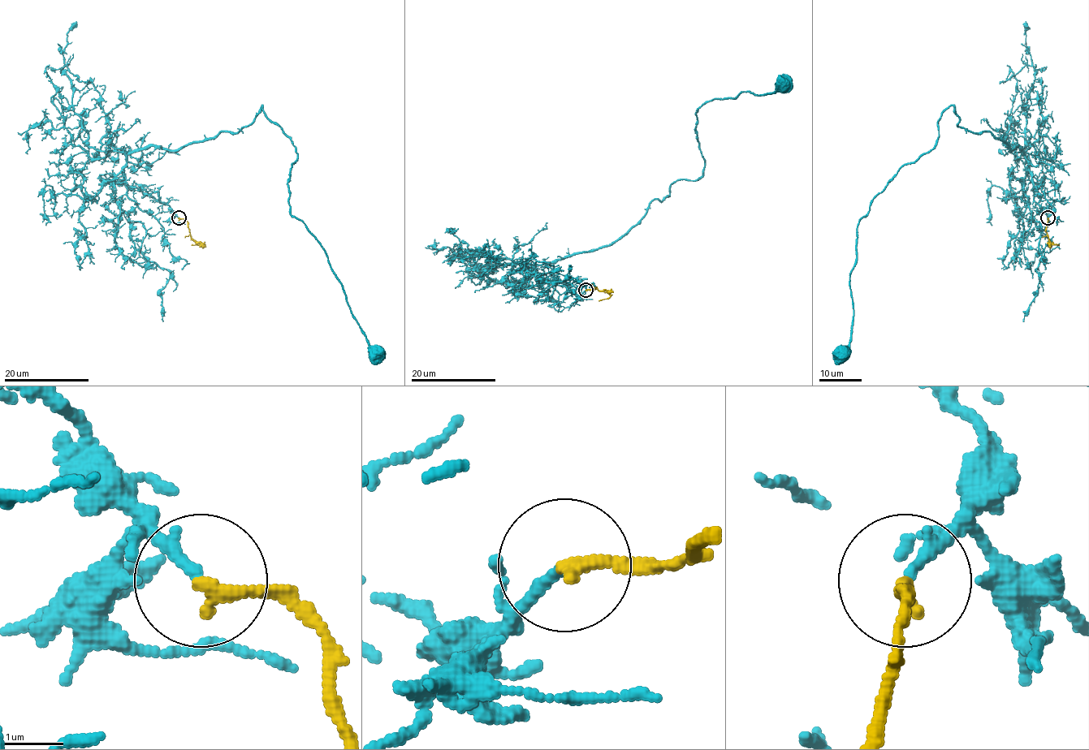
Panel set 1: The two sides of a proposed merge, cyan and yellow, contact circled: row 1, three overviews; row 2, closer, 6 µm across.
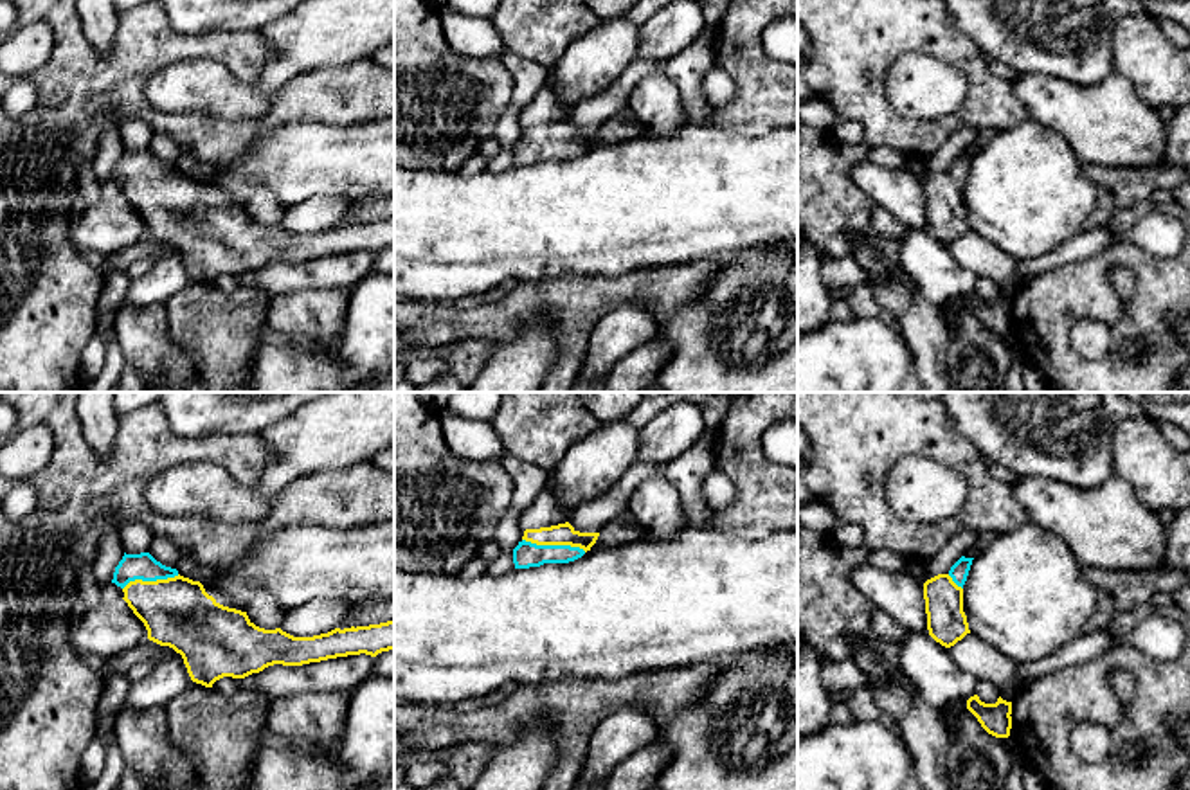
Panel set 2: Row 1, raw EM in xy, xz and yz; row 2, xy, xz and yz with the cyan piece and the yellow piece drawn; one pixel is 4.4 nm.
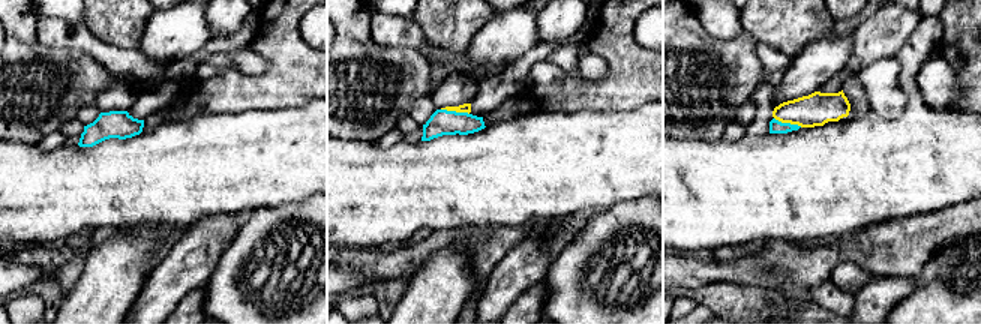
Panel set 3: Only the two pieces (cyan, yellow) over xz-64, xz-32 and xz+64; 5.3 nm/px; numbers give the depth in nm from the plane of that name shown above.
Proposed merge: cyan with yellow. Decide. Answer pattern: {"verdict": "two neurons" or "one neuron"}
{"verdict": "one neuron"}

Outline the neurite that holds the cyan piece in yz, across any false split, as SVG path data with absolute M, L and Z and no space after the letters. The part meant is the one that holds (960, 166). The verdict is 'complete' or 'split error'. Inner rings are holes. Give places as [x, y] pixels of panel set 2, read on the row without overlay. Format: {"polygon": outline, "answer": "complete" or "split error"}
{"polygon": "M961 153L947 171L938 171L924 180L927 227L945 245L970 230L963 209L963 182L972 157Z", "answer": "split error"}

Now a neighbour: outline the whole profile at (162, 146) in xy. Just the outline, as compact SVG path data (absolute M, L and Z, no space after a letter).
M153 133L149 151L162 162L176 166L182 148L166 133Z

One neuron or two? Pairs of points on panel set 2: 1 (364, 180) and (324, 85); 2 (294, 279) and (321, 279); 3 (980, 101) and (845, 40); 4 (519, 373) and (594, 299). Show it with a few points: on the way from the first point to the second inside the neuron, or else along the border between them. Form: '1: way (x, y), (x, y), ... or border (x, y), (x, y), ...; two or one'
1: border (375, 119), (350, 125), (299, 123); two
2: way (301, 279), (314, 279); one
3: way (965, 62), (935, 35), (884, 35); one
4: border (535, 312), (549, 323), (557, 341), (549, 373); two

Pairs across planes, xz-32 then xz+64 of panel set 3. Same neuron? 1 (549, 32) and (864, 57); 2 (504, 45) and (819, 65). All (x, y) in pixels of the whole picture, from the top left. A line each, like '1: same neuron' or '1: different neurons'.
1: same neuron
2: same neuron

